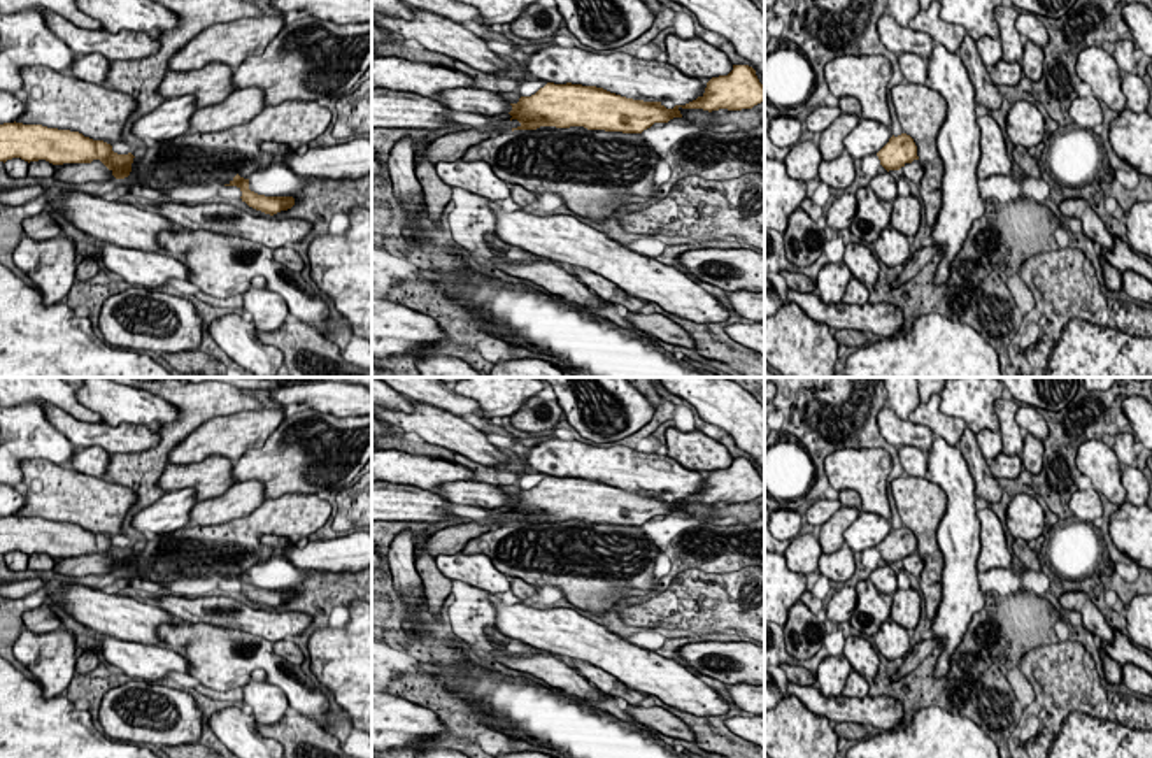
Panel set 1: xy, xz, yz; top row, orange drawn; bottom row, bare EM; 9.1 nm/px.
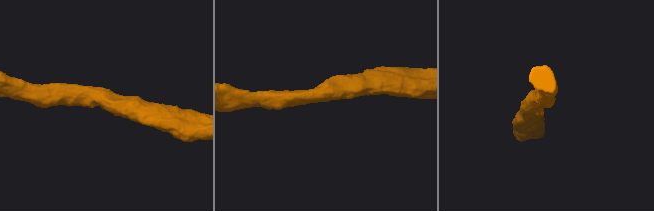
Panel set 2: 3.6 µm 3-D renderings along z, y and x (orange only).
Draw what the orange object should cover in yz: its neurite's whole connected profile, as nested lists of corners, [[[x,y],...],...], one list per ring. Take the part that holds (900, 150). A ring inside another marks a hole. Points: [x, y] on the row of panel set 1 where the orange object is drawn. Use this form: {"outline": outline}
{"outline": [[[892,135],[877,156],[887,172],[900,170],[907,181],[921,184],[924,168],[919,163],[917,146],[910,135]]]}

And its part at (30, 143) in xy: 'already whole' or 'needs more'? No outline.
needs more

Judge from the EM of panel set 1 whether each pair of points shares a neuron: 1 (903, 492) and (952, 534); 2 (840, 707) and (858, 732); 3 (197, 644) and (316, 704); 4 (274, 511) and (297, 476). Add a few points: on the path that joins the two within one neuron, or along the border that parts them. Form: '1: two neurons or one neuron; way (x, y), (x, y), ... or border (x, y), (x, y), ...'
1: two neurons; border (930, 481), (945, 497), (937, 529), (945, 562)
2: two neurons; border (837, 722), (856, 722), (863, 727)
3: one neuron; way (227, 658), (265, 660), (286, 679)
4: two neurons; border (314, 493), (284, 493), (267, 500)

